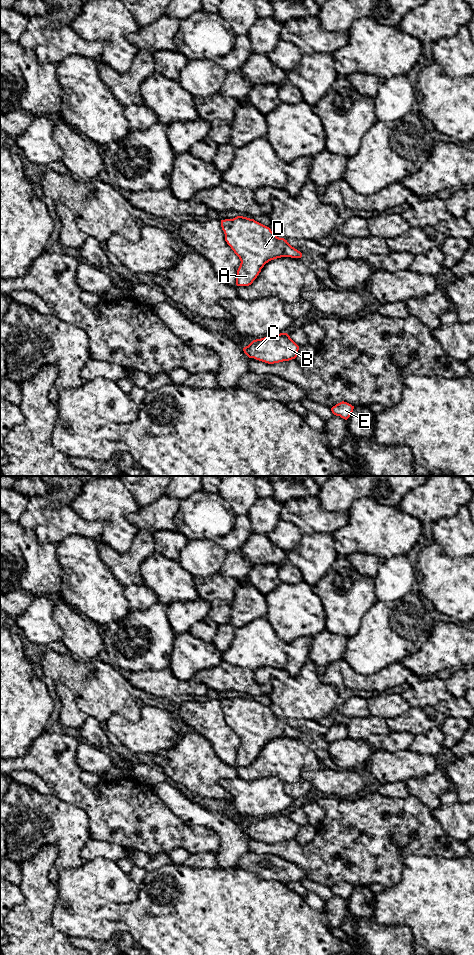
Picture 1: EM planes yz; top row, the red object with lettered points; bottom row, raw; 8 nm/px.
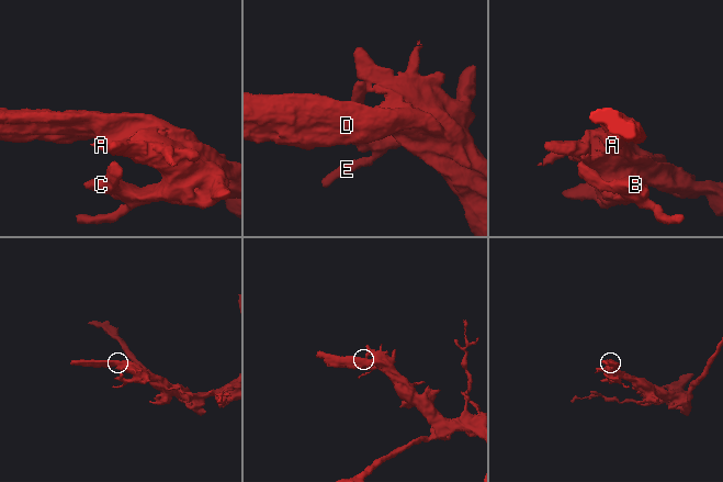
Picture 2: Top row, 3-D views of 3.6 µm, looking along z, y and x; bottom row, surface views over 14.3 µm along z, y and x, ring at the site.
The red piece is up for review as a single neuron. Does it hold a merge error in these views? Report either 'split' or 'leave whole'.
leave whole

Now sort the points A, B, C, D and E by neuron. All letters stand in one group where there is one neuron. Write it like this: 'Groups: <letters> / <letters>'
Groups: A B C D E

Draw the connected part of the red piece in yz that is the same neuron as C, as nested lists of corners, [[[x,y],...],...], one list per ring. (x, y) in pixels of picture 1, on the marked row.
[[[287,333],[267,336],[253,340],[243,348],[249,358],[274,364],[289,361],[297,357],[299,346],[290,338]]]

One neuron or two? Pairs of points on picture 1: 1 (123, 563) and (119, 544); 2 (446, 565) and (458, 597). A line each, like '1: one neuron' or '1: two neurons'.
1: two neurons
2: one neuron

